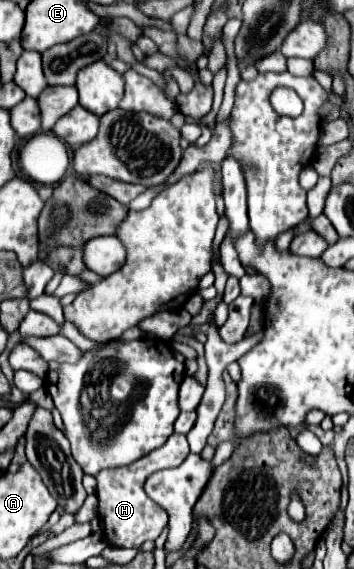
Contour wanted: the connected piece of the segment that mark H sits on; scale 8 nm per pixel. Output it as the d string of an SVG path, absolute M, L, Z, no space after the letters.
M172 434L168 442L144 458L132 462L130 466L124 468L112 468L112 470L102 470L96 474L98 488L98 518L104 528L104 536L110 546L118 548L140 548L146 540L156 540L162 530L168 524L168 514L164 508L160 508L156 502L152 502L146 492L144 492L144 480L164 468L176 468L180 462L184 462L184 456L188 456L190 448L186 442L186 436L182 434Z

